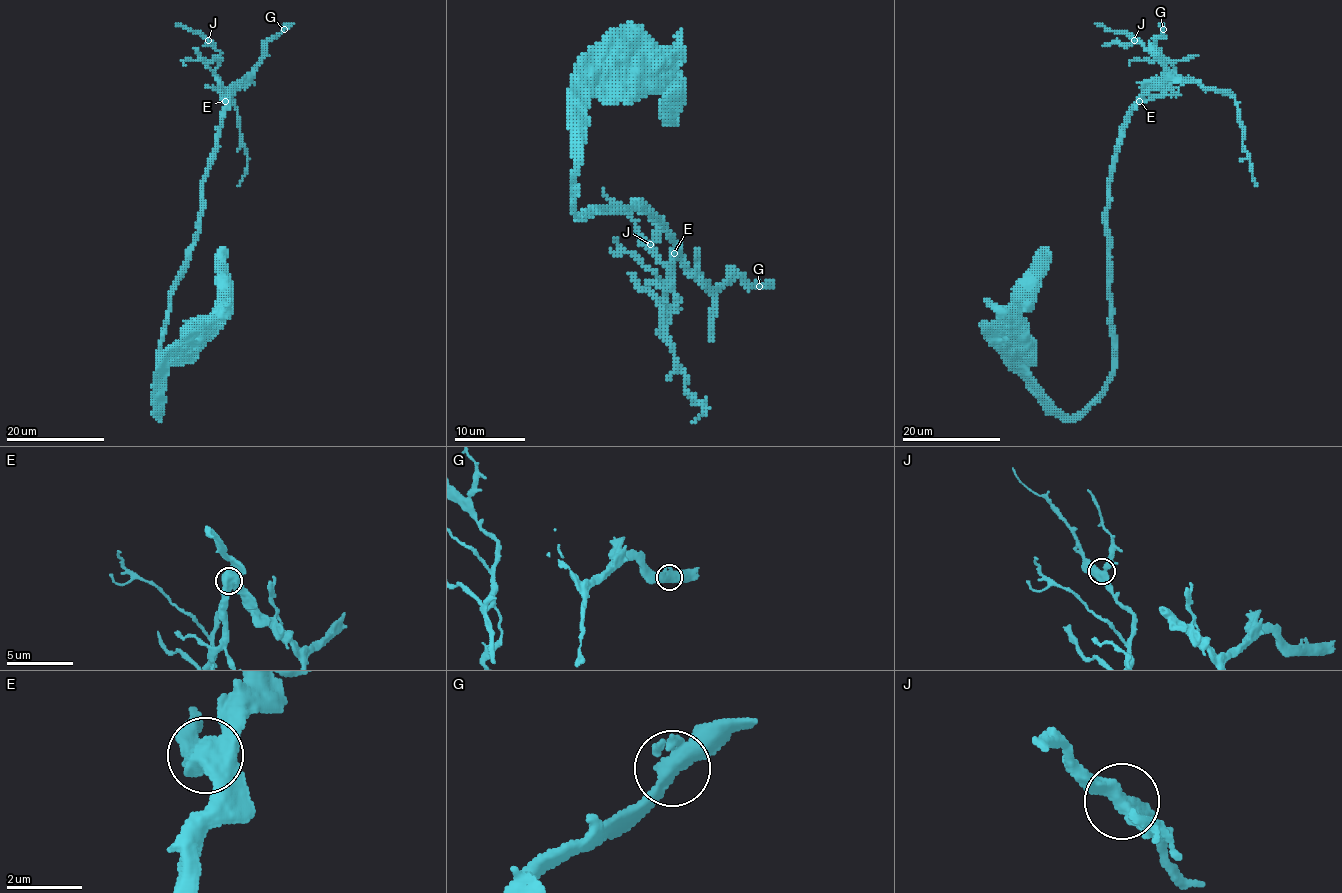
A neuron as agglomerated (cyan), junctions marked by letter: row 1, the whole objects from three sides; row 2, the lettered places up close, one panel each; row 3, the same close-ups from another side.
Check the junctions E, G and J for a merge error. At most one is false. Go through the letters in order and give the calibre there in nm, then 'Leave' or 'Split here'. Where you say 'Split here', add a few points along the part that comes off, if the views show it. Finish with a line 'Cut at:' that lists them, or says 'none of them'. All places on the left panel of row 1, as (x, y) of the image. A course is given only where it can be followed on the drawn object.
E: Thickness 650 nm. Leave
G: Thickness 480 nm. Leave
J: Thickness 440 nm. Leave
Cut at: none of them

